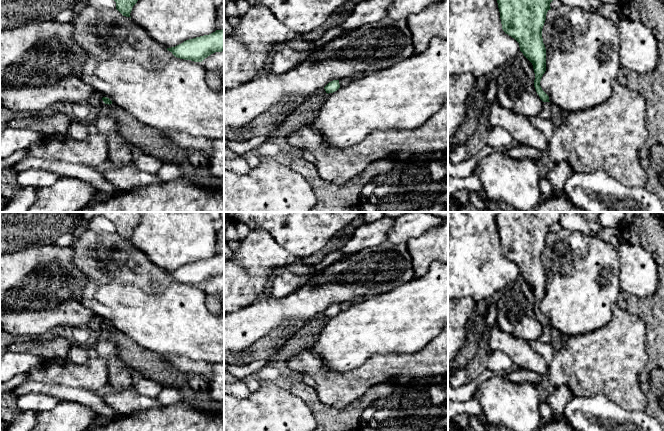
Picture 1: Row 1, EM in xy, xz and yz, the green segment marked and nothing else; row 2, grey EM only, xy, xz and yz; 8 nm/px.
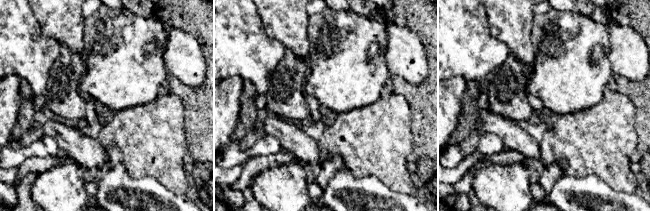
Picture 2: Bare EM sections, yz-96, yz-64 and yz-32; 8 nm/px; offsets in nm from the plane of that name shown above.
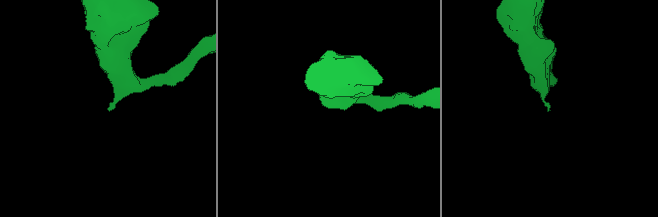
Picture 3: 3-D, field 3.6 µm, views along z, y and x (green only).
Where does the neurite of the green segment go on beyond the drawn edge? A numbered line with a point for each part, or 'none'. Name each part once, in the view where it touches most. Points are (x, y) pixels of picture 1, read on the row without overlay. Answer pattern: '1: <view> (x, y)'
1: xy (104, 332)

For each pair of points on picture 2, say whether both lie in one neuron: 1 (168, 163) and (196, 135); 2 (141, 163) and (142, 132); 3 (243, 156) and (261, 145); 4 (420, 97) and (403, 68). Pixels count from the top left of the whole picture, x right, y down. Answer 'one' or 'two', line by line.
1: two
2: one
3: one
4: two

